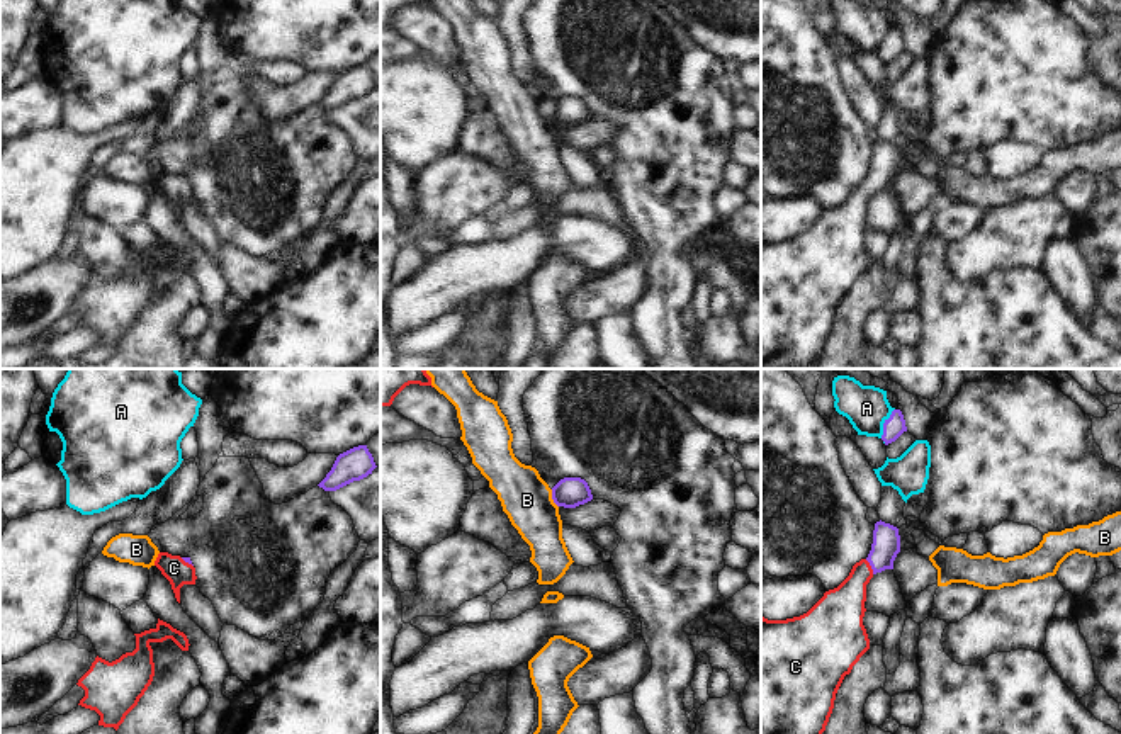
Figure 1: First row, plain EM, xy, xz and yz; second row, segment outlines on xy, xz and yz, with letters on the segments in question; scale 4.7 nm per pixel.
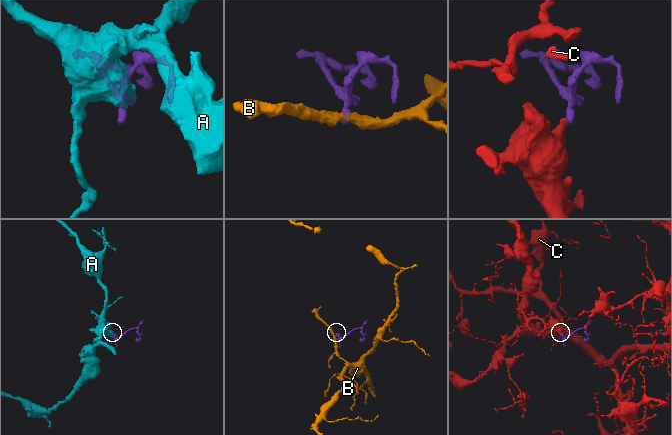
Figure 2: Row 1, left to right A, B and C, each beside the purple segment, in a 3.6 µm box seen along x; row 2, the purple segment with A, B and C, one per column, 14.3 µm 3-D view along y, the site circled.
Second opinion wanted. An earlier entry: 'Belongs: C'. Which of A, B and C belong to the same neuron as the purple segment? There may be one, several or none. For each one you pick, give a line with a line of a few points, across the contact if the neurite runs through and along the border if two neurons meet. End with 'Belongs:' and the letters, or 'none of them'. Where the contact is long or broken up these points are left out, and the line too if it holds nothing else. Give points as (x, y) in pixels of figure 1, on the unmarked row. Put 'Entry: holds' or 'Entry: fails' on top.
Entry: holds
C: line yz (885, 165), (870, 184), (860, 194), (841, 228)
Belongs: C

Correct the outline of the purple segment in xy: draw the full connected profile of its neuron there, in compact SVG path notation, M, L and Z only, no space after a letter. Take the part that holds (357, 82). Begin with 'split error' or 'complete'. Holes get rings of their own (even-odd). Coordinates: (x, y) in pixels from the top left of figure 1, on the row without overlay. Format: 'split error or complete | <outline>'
complete | M358 65L340 73L331 90L318 105L324 110L336 110L353 100L367 97L375 87L377 85L367 65Z

